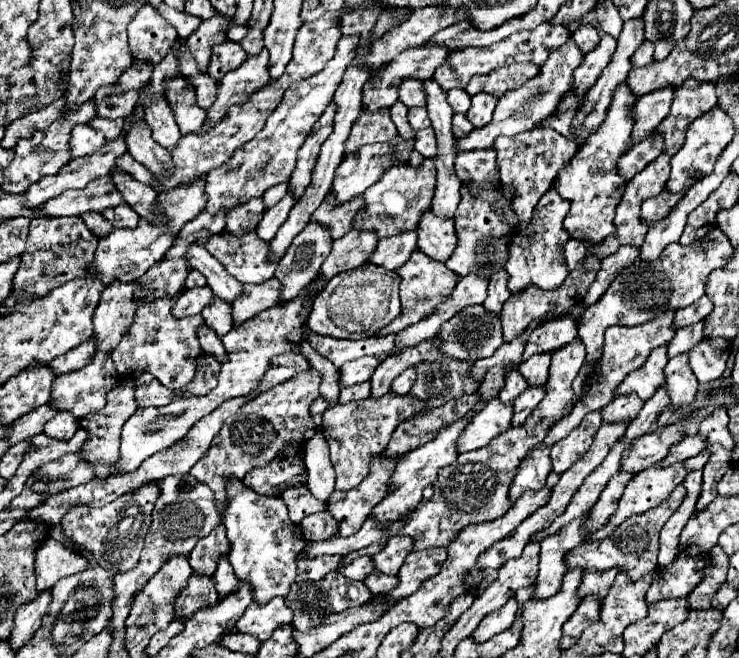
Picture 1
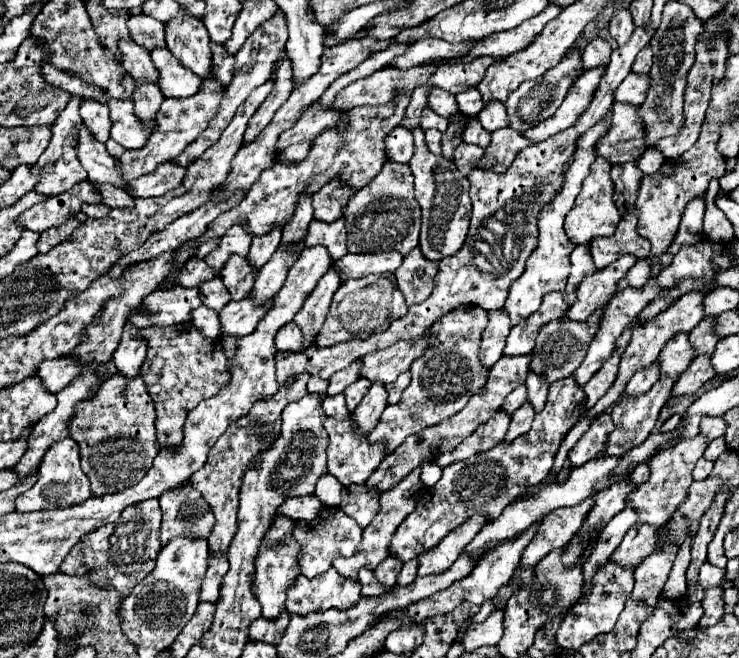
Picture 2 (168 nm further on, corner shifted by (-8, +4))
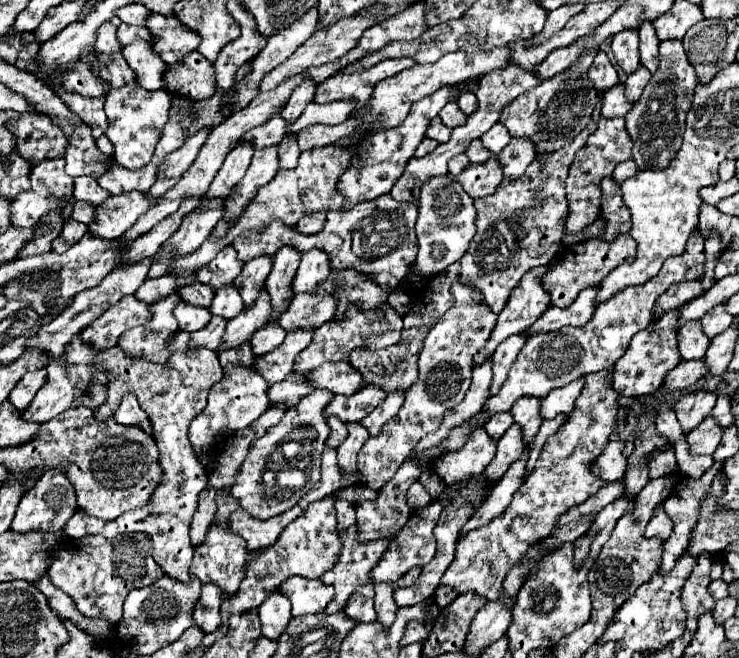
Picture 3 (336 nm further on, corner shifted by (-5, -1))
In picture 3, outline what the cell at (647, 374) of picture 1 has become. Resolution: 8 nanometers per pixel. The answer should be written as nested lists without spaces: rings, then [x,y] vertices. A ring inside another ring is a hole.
[[[690,321],[688,325],[682,325],[678,331],[678,347],[682,359],[702,359],[704,349],[712,343],[710,337],[704,337],[700,321]]]

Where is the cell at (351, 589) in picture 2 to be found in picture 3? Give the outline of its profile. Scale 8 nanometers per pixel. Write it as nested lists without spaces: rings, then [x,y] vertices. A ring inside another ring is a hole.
[[[288,577],[280,583],[280,593],[284,593],[292,603],[292,615],[320,615],[334,597],[332,585],[324,585],[320,579]]]

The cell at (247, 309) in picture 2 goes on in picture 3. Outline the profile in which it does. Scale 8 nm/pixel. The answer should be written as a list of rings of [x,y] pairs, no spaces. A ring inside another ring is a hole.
[[[212,317],[208,321],[208,325],[196,333],[190,333],[190,343],[188,349],[198,349],[198,347],[206,347],[206,349],[216,349],[222,343],[222,335],[226,329],[226,319],[222,317]]]

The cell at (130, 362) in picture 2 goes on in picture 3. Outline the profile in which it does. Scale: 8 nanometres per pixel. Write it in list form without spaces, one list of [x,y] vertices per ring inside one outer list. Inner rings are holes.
[[[130,393],[124,395],[116,415],[114,415],[114,421],[120,423],[120,425],[138,425],[140,429],[144,429],[146,433],[152,435],[152,423],[148,419],[148,415],[140,409],[136,397],[132,397]]]

